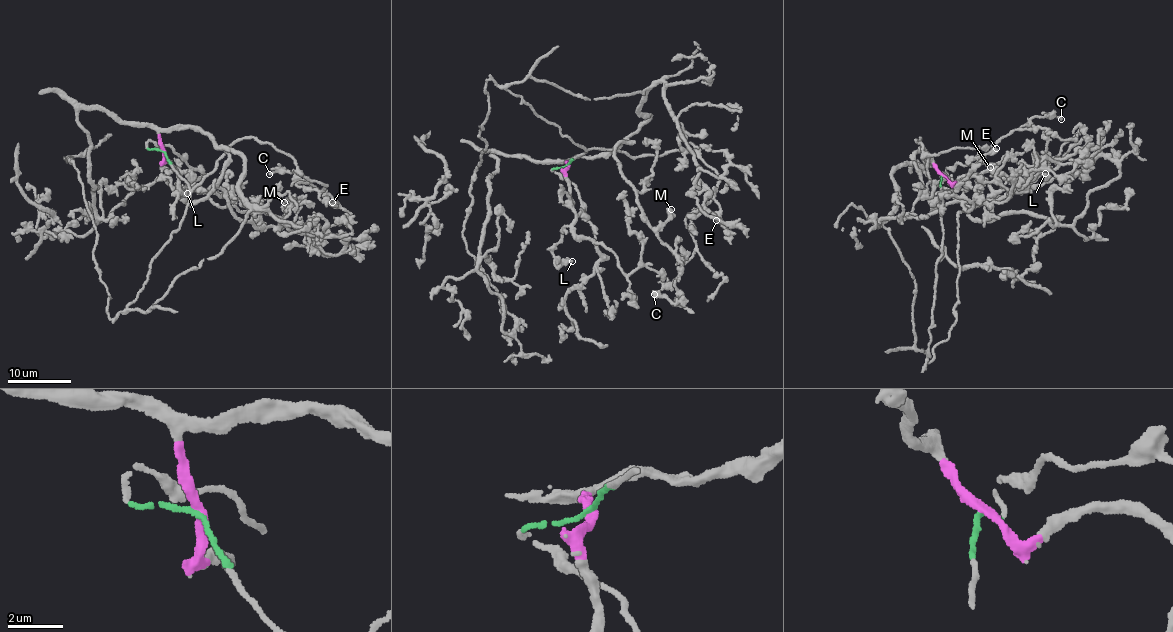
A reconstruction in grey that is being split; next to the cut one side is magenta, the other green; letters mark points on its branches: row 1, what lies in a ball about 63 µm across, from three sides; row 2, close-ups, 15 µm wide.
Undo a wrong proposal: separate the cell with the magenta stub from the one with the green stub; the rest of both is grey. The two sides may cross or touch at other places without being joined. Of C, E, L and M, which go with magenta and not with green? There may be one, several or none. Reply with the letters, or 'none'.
L, M

